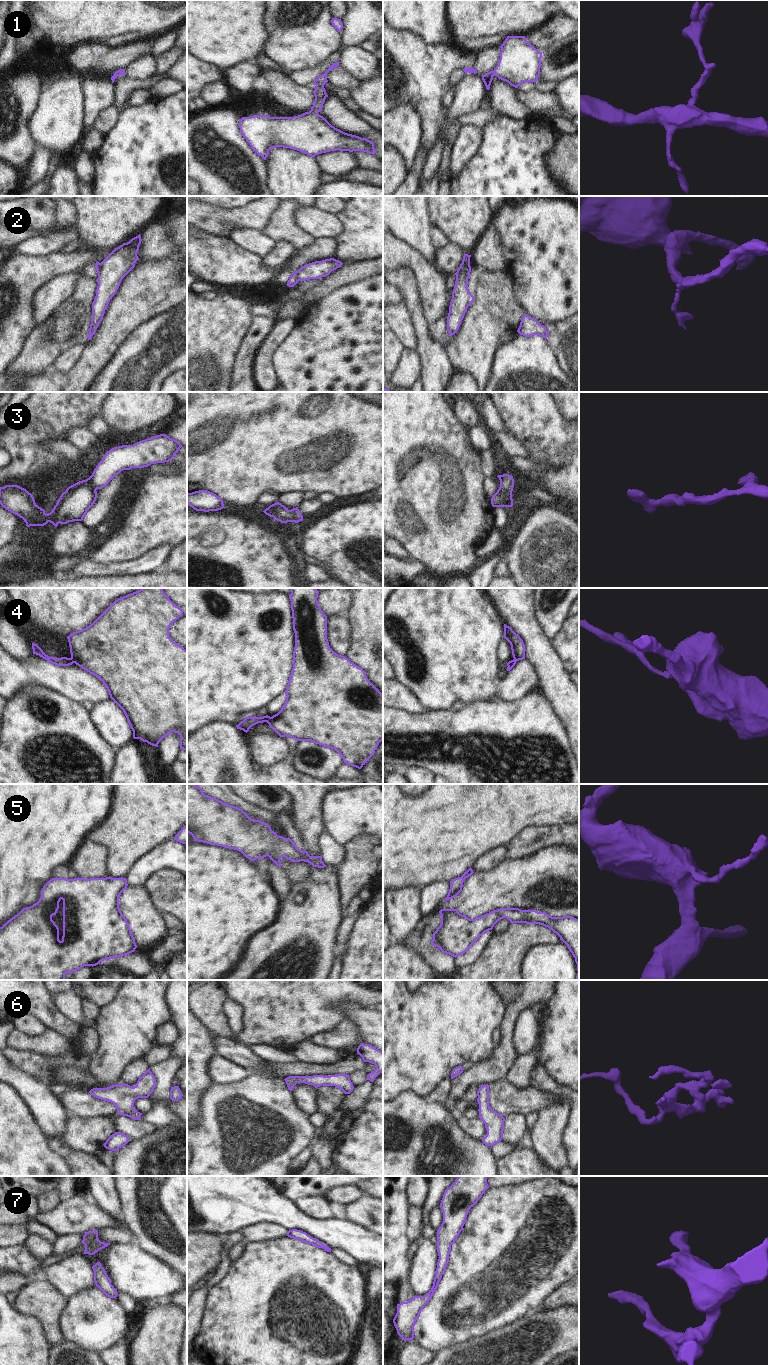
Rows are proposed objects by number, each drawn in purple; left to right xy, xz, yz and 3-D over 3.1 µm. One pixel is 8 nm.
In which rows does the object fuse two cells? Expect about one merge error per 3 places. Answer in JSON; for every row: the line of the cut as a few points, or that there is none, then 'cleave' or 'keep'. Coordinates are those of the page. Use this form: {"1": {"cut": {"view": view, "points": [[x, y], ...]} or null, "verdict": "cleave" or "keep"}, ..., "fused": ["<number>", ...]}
{"1": {"cut": null, "verdict": "keep"}, "2": {"cut": {"view": "yz", "points": [[461, 263], [467, 278]]}, "verdict": "cleave"}, "3": {"cut": null, "verdict": "keep"}, "4": {"cut": {"view": "xy", "points": [[69, 658], [74, 662]]}, "verdict": "cleave"}, "5": {"cut": null, "verdict": "keep"}, "6": {"cut": null, "verdict": "keep"}, "7": {"cut": null, "verdict": "keep"}, "fused": ["2", "4"]}

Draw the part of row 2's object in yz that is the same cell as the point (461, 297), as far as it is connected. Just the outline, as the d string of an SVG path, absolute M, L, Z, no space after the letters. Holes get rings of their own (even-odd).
M462 263L455 275L456 281L447 316L447 331L450 336L458 331L467 308L474 301L474 296L468 290L468 278L466 277Z

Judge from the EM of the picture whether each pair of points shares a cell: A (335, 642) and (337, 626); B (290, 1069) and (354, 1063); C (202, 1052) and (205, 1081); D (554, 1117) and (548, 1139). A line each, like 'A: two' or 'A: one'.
A: one
B: one
C: one
D: one

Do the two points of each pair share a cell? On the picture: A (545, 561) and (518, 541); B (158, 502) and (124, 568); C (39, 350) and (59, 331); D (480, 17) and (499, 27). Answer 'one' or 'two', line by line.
A: one
B: two
C: one
D: one

